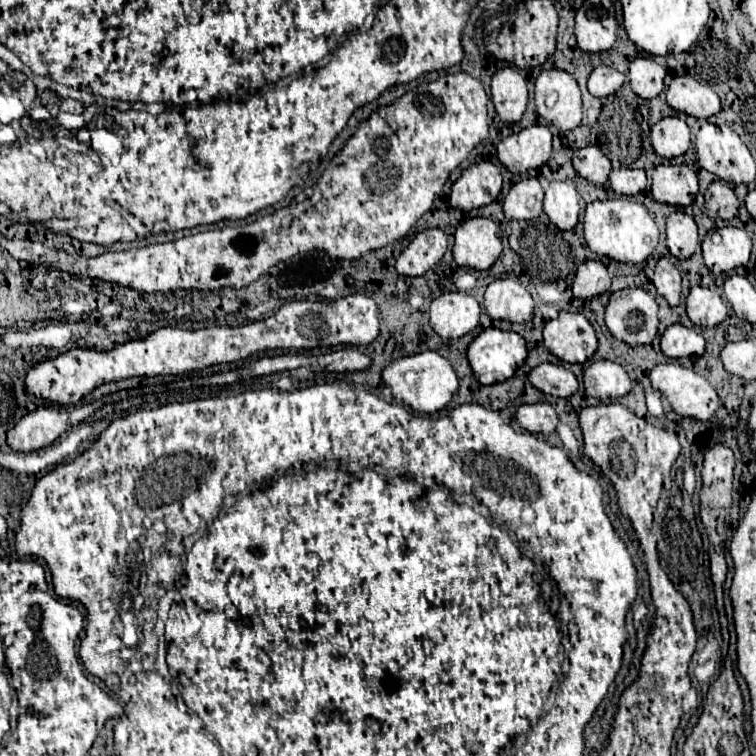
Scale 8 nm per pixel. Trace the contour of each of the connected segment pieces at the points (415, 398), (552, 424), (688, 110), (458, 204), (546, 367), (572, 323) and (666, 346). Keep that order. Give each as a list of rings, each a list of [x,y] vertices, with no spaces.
[[[431,350],[393,360],[383,370],[383,380],[393,390],[393,396],[399,402],[411,406],[417,412],[425,412],[425,414],[435,414],[435,412],[443,410],[459,390],[459,378],[457,378],[453,366],[443,356],[439,356],[437,352],[431,352]]]
[[[527,404],[527,406],[519,406],[517,414],[515,414],[517,422],[535,434],[553,434],[557,424],[559,424],[559,416],[555,412],[555,408],[551,404]]]
[[[677,76],[671,80],[667,90],[667,104],[677,112],[695,118],[709,118],[721,110],[715,90],[697,82],[693,76]]]
[[[481,162],[469,166],[461,174],[461,178],[453,184],[449,204],[461,212],[487,206],[497,200],[501,186],[503,186],[503,176],[495,164]]]
[[[543,362],[537,368],[533,368],[529,374],[529,380],[543,394],[557,396],[557,398],[569,398],[579,388],[577,376],[573,372],[549,362]]]
[[[559,312],[559,316],[555,320],[549,320],[543,328],[543,342],[545,342],[545,348],[553,356],[557,356],[559,360],[569,362],[569,364],[585,364],[587,360],[591,360],[595,356],[597,346],[599,346],[591,322],[585,316],[573,314],[573,312]]]
[[[681,324],[669,326],[661,336],[661,350],[669,358],[689,358],[689,356],[703,356],[705,340],[691,328]]]

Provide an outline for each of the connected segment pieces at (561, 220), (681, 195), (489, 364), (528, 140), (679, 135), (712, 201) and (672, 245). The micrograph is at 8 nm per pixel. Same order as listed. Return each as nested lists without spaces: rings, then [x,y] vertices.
[[[551,182],[545,190],[543,210],[559,230],[573,230],[577,226],[581,210],[575,186],[569,182]]]
[[[657,166],[653,172],[653,186],[651,194],[657,202],[671,204],[671,206],[691,206],[699,192],[697,174],[683,166]]]
[[[487,328],[469,344],[467,356],[475,378],[483,386],[491,386],[513,378],[525,364],[529,348],[517,332]]]
[[[529,126],[529,128],[523,128],[519,134],[511,134],[505,140],[499,142],[499,146],[497,146],[499,162],[509,172],[513,172],[513,174],[523,174],[523,172],[529,172],[533,168],[539,168],[551,156],[551,138],[553,136],[551,136],[551,130],[547,126]]]
[[[669,116],[659,120],[651,128],[651,144],[655,154],[659,154],[661,158],[683,156],[691,146],[687,122],[681,116]]]
[[[715,180],[705,192],[705,206],[721,220],[733,220],[737,216],[739,202],[729,184],[721,184],[721,180]]]
[[[683,210],[673,212],[667,218],[667,248],[669,252],[679,258],[691,258],[695,248],[699,246],[699,236],[697,236],[697,224],[693,216],[687,216]]]

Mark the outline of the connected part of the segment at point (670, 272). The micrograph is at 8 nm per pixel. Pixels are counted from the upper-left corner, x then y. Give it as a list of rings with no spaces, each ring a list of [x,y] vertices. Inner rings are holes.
[[[661,258],[655,266],[653,284],[657,292],[669,302],[669,306],[677,306],[681,298],[681,274],[675,264],[667,258]]]

